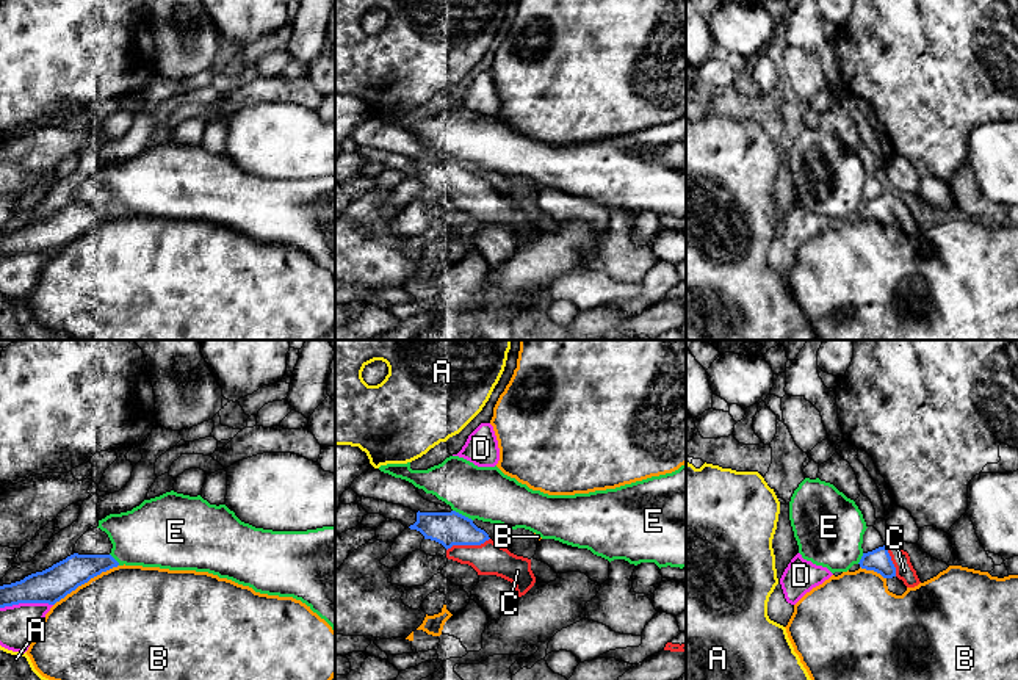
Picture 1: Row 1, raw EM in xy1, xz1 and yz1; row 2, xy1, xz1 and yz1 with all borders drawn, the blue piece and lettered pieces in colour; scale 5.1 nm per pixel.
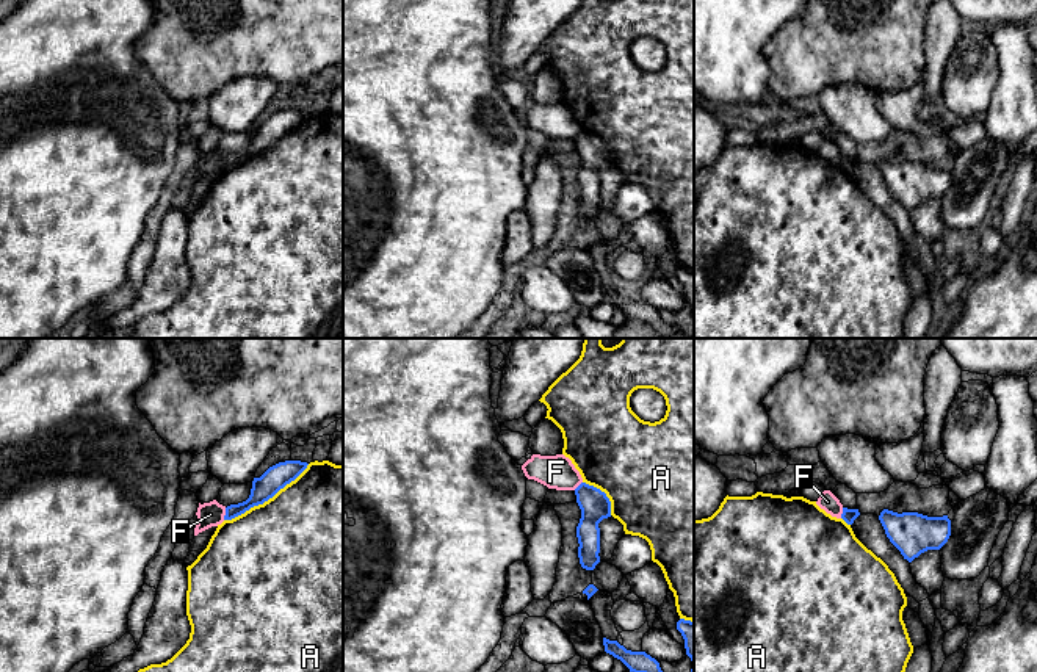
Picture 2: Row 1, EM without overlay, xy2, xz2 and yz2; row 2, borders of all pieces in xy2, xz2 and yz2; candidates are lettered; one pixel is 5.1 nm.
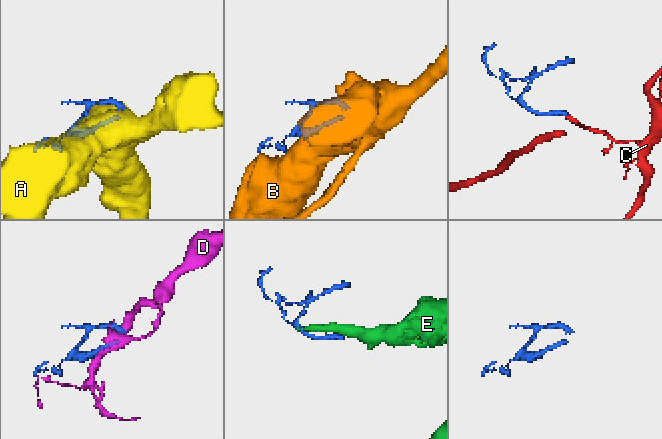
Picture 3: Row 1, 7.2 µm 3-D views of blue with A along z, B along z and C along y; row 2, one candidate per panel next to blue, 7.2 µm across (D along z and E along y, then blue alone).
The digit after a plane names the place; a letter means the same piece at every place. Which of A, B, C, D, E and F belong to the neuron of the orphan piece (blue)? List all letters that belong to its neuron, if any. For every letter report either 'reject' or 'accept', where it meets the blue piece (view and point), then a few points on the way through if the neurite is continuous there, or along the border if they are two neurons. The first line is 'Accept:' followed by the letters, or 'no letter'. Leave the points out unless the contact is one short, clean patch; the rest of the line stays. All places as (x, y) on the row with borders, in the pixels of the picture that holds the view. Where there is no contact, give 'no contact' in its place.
Accept: C
A: reject; meets blue in xy2 at (267, 500)
B: reject; meets blue in xy1 at (85, 582)
C: accept; meets blue in xz1 at (467, 544)
D: reject; meets blue in xy1 at (25, 602)
E: reject; meets blue in xz1 at (461, 514)
F: reject; meets blue in xy2 at (226, 514); border along xy2 (226, 508), (223, 519)

